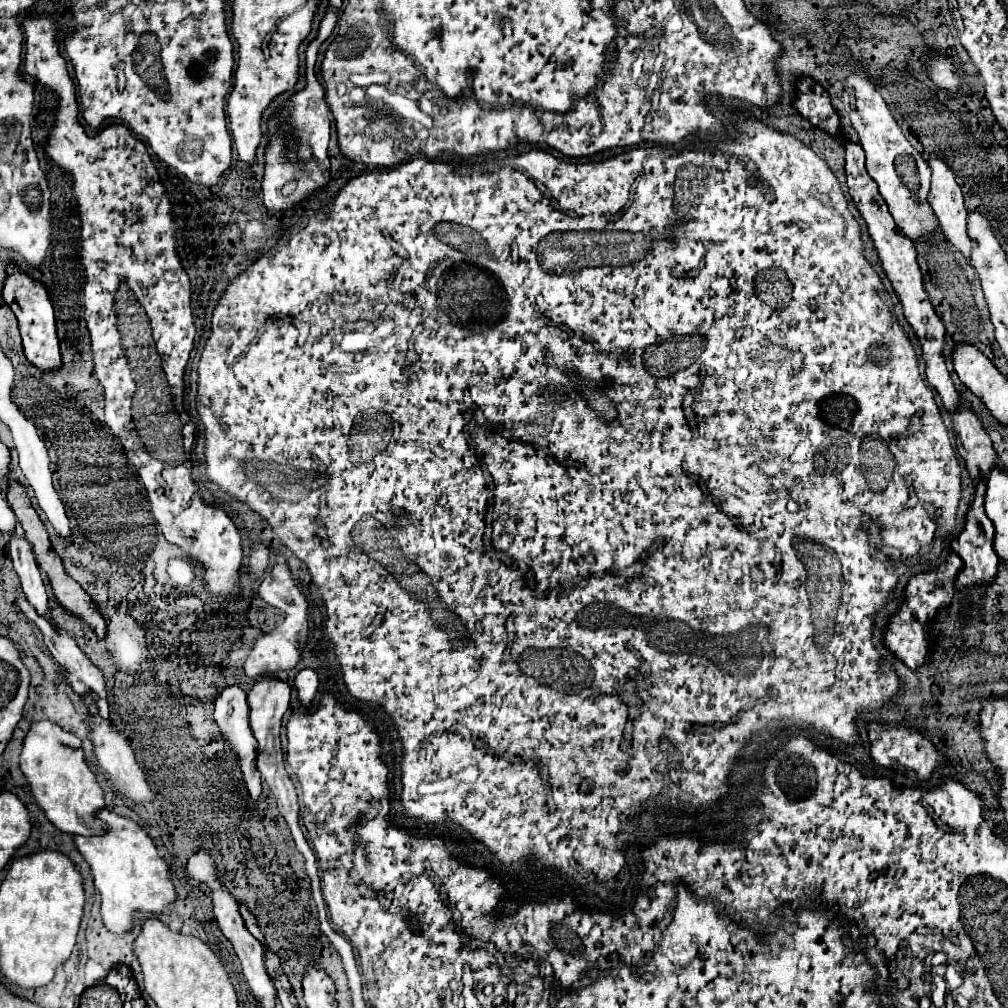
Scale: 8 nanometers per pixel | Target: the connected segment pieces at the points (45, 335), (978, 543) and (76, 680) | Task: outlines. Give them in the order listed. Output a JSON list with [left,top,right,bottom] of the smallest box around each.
[[2,261,62,371],[952,477,998,589],[16,591,108,717]]

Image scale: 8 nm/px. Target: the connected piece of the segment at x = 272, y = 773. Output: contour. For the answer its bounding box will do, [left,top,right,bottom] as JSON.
[248,675,324,909]

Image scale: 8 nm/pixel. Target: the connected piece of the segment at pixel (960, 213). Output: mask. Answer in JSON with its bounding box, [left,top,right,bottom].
[928,151,974,257]

